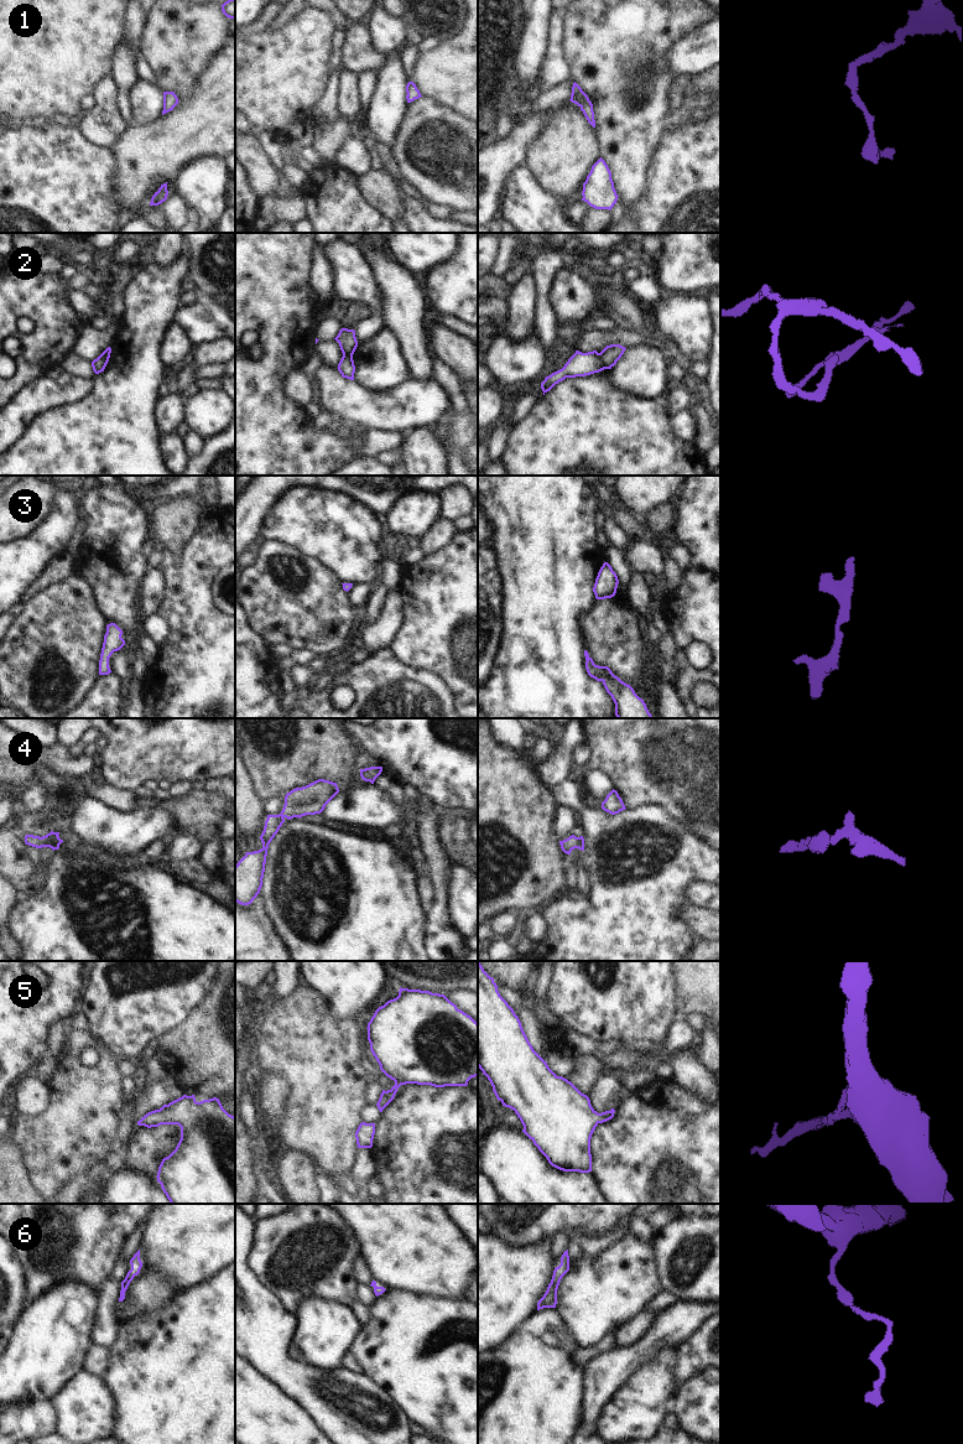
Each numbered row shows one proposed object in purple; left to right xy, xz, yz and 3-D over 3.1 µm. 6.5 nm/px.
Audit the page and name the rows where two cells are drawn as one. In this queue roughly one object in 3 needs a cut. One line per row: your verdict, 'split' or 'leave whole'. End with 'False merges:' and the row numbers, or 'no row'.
1: leave whole
2: split
3: leave whole
4: leave whole
5: leave whole
6: leave whole
False merges: 2

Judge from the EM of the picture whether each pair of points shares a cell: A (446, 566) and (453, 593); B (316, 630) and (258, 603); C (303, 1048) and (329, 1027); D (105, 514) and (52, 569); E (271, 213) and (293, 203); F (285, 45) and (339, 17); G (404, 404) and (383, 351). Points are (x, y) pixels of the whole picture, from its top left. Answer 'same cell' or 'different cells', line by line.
A: same cell
B: same cell
C: same cell
D: different cells
E: same cell
F: different cells
G: different cells

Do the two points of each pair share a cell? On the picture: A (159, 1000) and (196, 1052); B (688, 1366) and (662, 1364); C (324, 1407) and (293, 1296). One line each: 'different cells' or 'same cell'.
A: different cells
B: different cells
C: different cells

